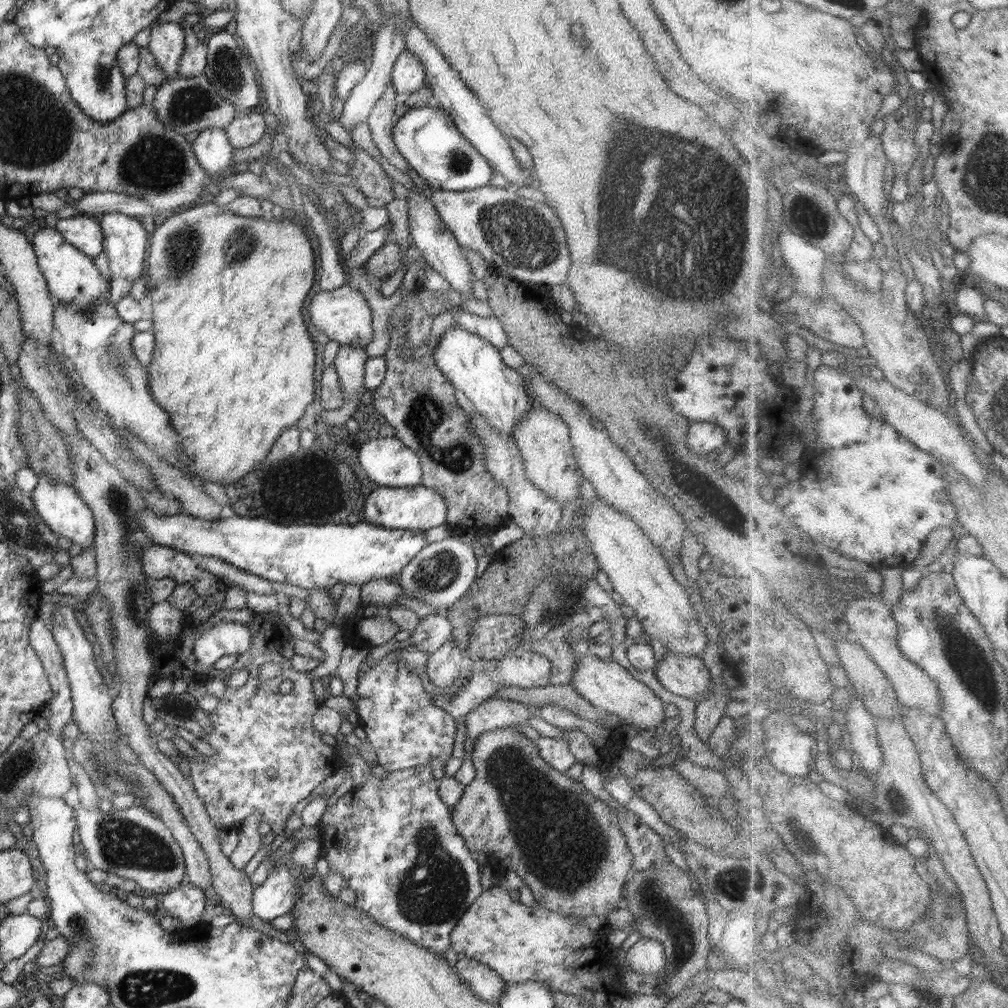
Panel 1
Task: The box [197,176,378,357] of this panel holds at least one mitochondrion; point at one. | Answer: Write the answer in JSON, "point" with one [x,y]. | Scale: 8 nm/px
{"point":[242,247]}

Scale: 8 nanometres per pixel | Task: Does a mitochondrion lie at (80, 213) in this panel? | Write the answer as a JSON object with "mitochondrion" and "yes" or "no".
{"mitochondrion":"no"}

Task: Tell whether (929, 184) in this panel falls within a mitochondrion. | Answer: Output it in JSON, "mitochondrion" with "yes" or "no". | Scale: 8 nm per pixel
{"mitochondrion":"no"}

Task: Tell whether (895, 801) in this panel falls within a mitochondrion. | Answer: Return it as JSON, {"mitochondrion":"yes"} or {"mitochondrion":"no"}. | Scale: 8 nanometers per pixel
{"mitochondrion":"no"}

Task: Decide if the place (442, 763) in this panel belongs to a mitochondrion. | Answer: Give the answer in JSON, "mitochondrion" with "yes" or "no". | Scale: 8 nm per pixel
{"mitochondrion":"no"}

